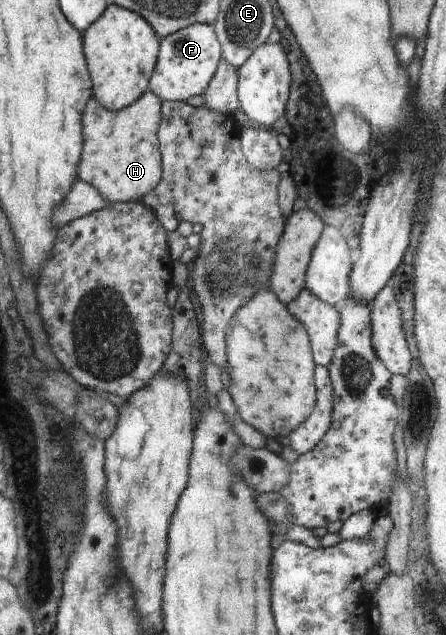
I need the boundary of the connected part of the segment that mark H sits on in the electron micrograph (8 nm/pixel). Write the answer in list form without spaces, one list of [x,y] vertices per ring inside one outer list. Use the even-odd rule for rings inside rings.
[[[151,91],[121,111],[107,110],[98,100],[91,100],[87,112],[83,112],[83,140],[87,140],[87,148],[83,148],[83,160],[79,160],[79,180],[87,180],[111,203],[141,201],[162,180],[158,140],[161,120],[161,102]]]

